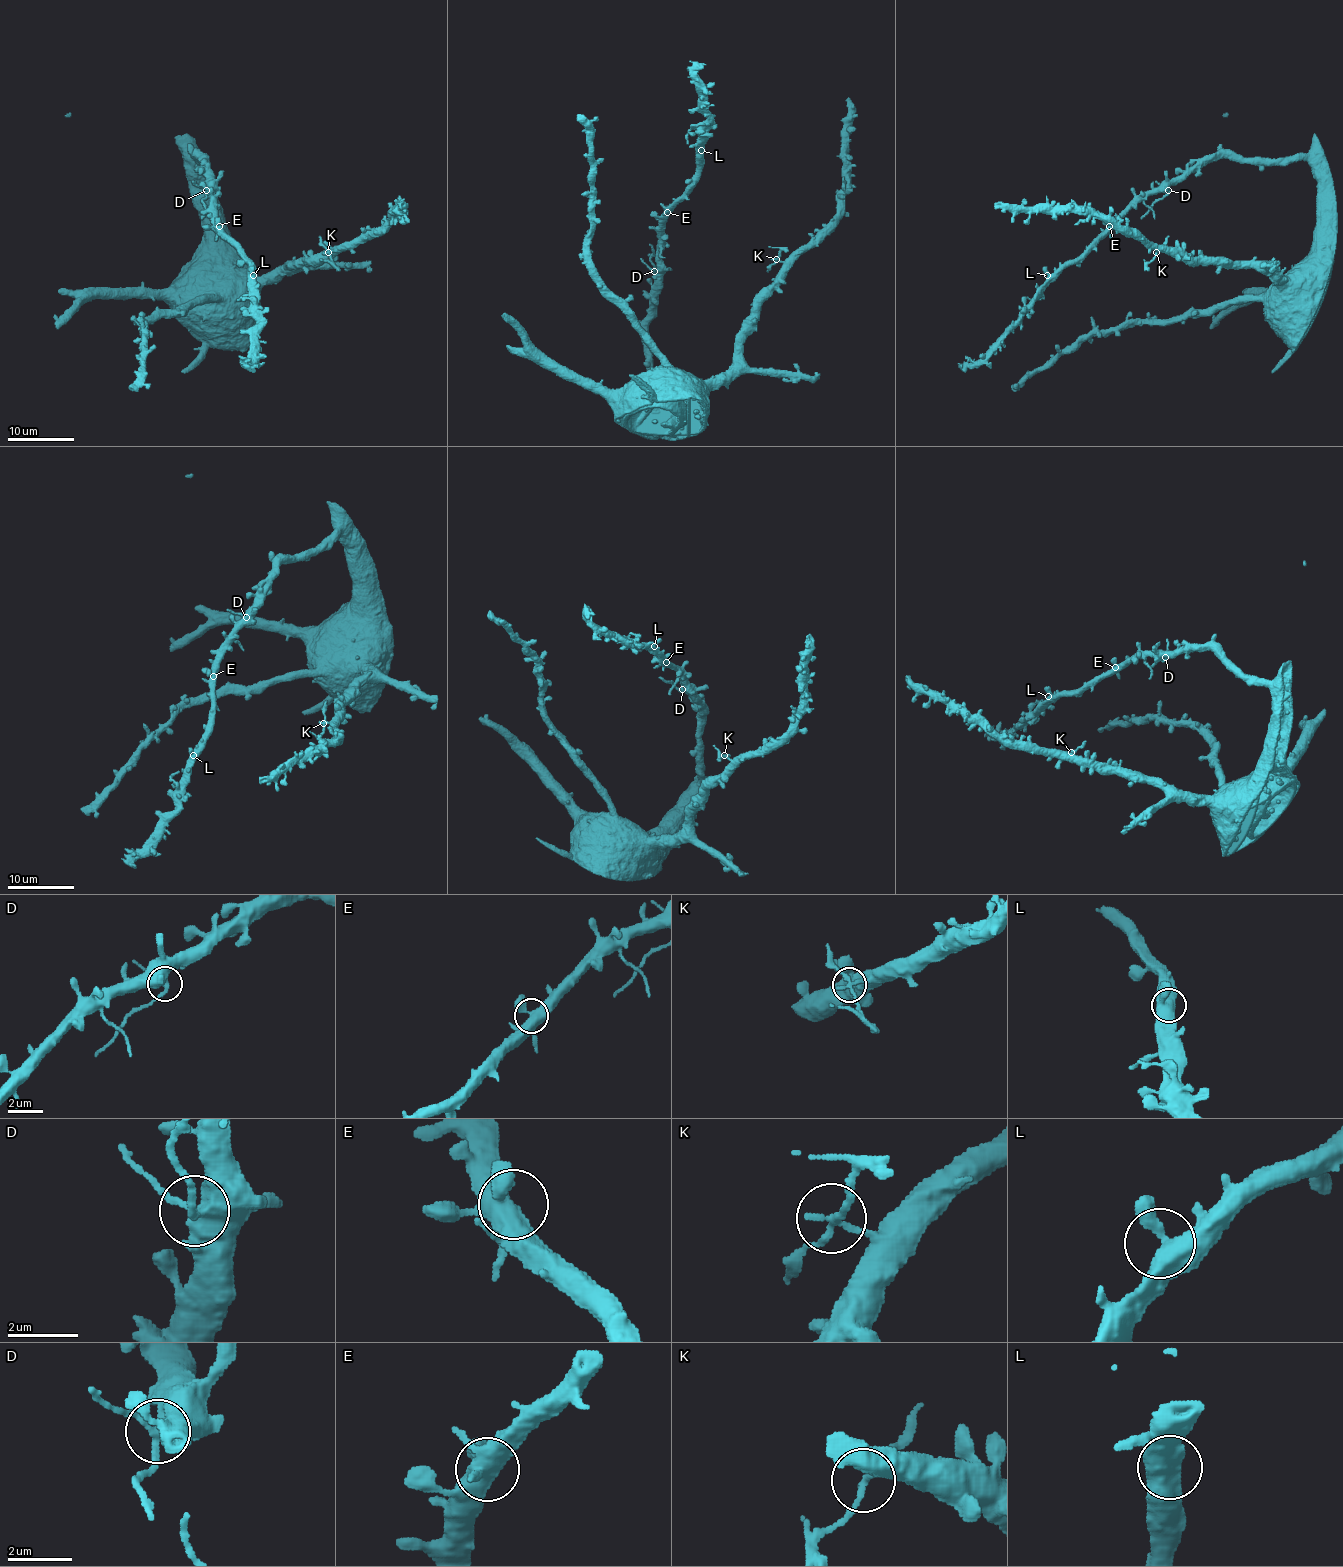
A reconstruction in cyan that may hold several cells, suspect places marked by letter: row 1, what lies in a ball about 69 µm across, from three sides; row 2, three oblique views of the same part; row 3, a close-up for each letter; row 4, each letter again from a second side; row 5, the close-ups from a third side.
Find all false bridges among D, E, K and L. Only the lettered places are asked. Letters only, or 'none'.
D, K

